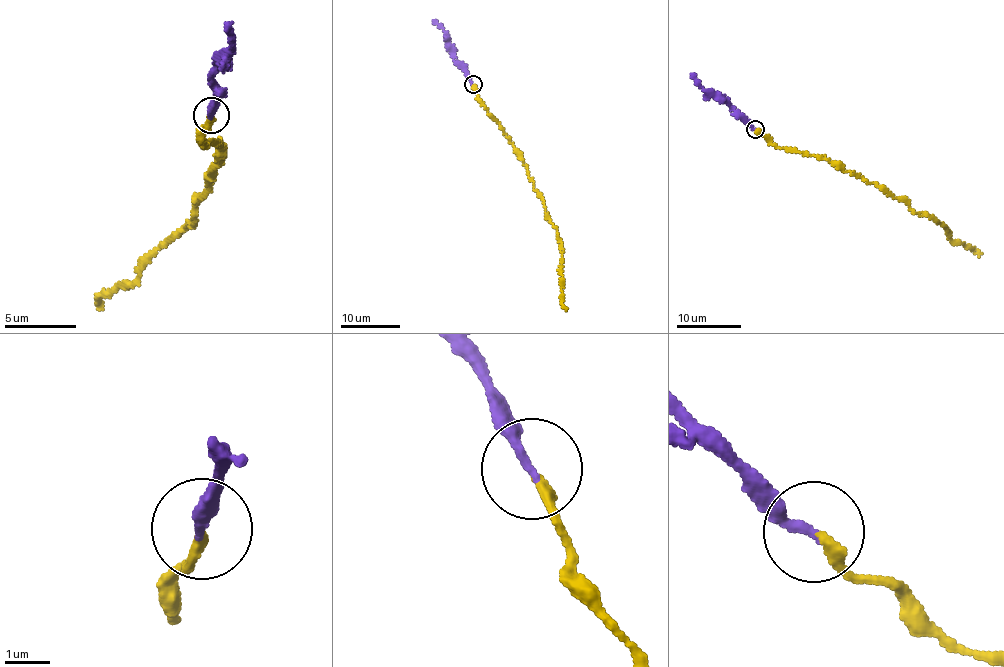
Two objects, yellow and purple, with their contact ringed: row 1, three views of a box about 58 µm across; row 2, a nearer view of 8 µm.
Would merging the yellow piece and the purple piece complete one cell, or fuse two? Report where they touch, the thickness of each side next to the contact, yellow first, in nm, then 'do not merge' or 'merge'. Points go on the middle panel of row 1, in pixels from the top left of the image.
at (473, 84); 240 nm thick on the yellow side, 200 nm on the other; do not merge

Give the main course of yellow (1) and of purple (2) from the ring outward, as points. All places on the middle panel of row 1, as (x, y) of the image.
1: (472, 84), (486, 113), (516, 151), (554, 226), (562, 260), (561, 300), (567, 310)
2: (472, 84), (450, 53), (446, 32), (434, 21)

